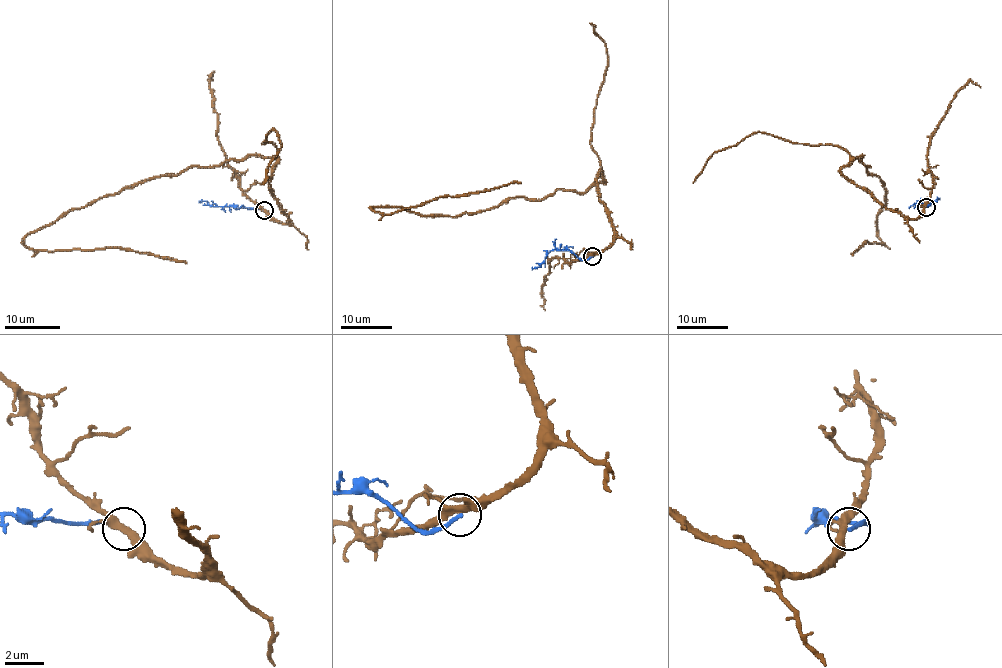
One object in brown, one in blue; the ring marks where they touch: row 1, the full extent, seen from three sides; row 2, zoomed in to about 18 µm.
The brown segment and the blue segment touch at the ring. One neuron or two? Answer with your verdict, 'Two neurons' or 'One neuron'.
Two neurons

